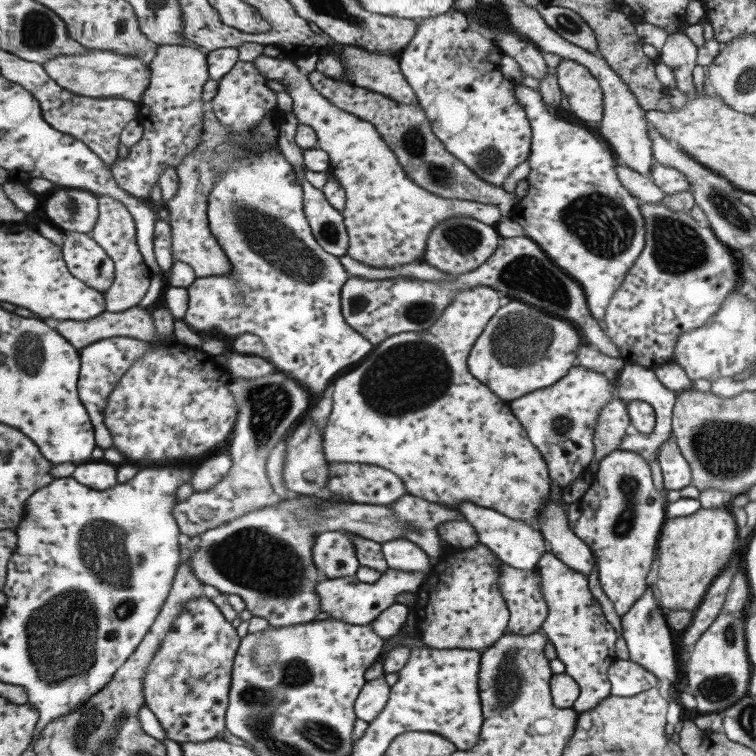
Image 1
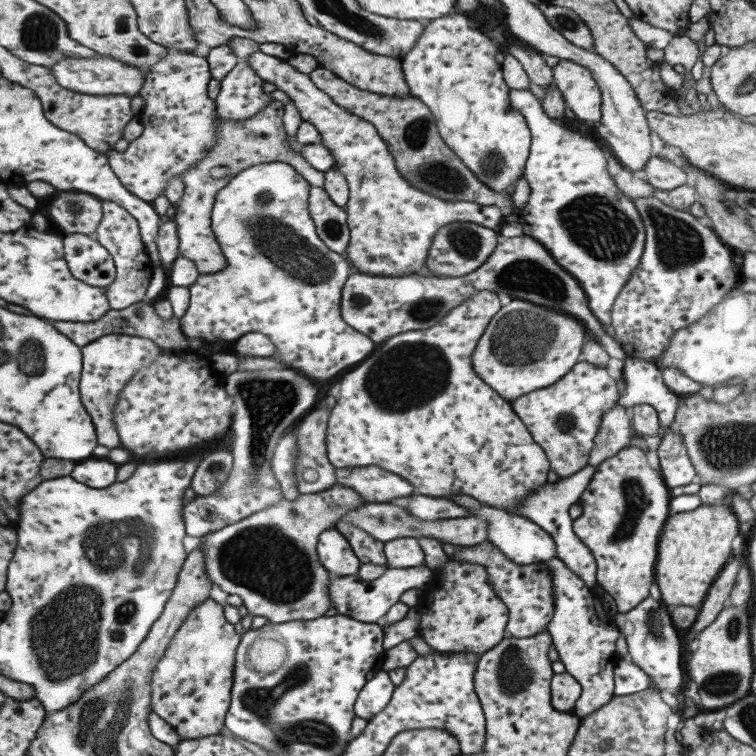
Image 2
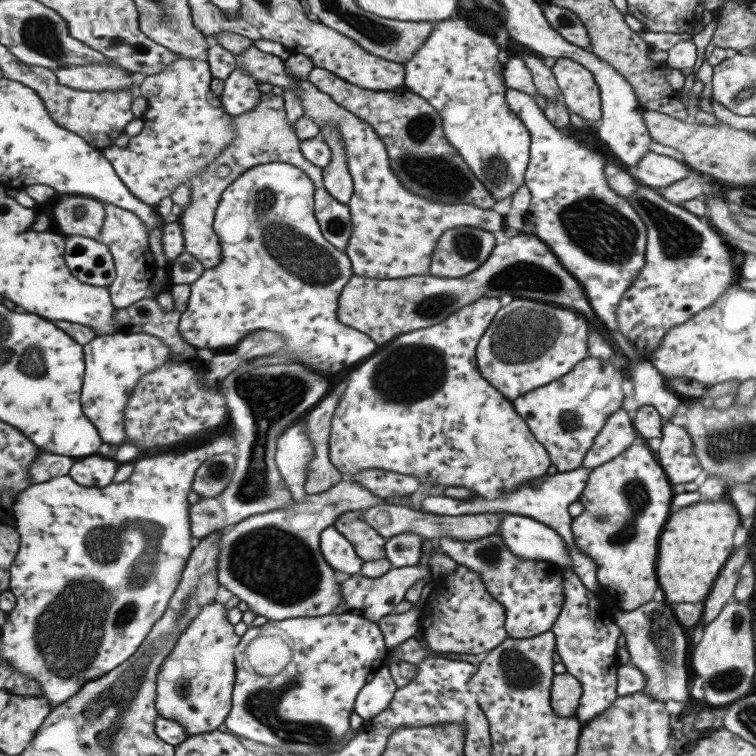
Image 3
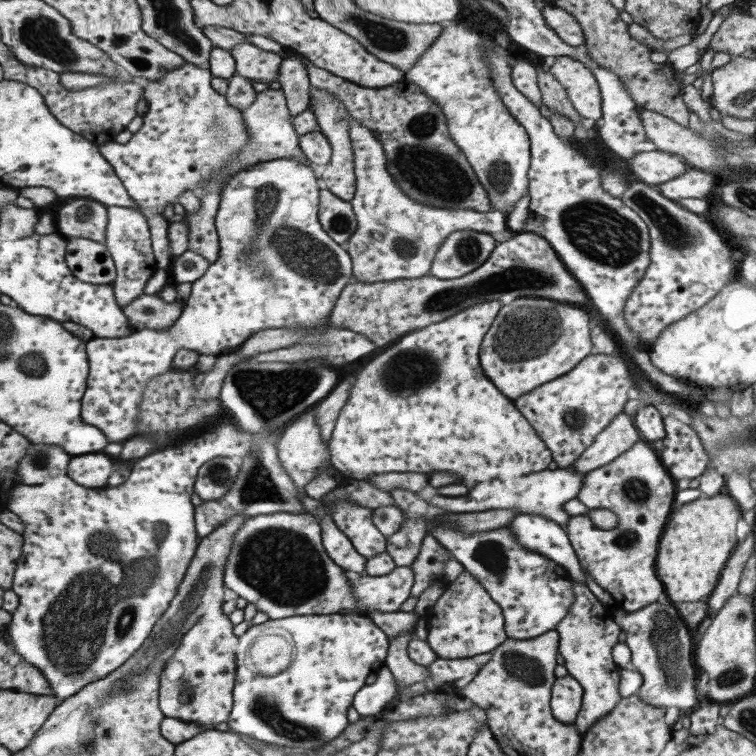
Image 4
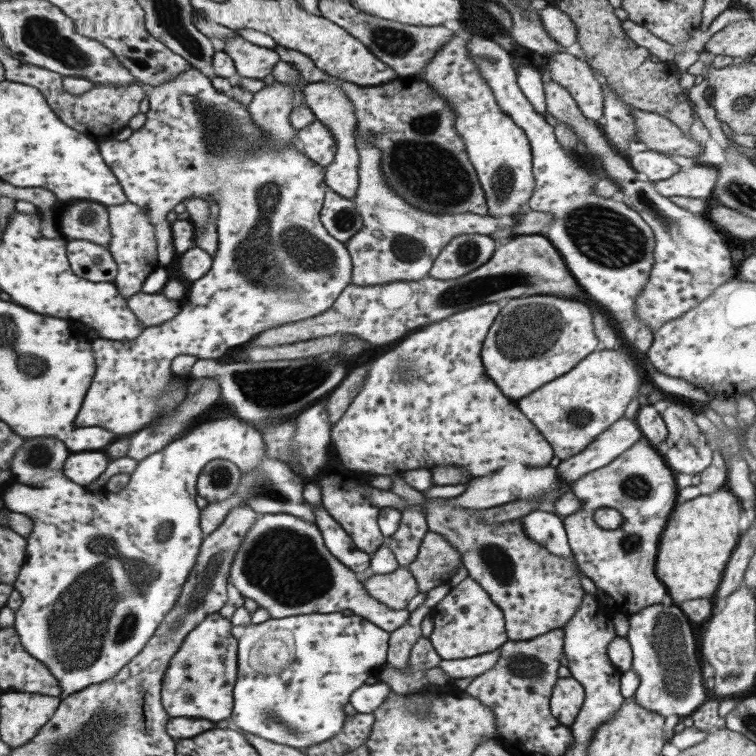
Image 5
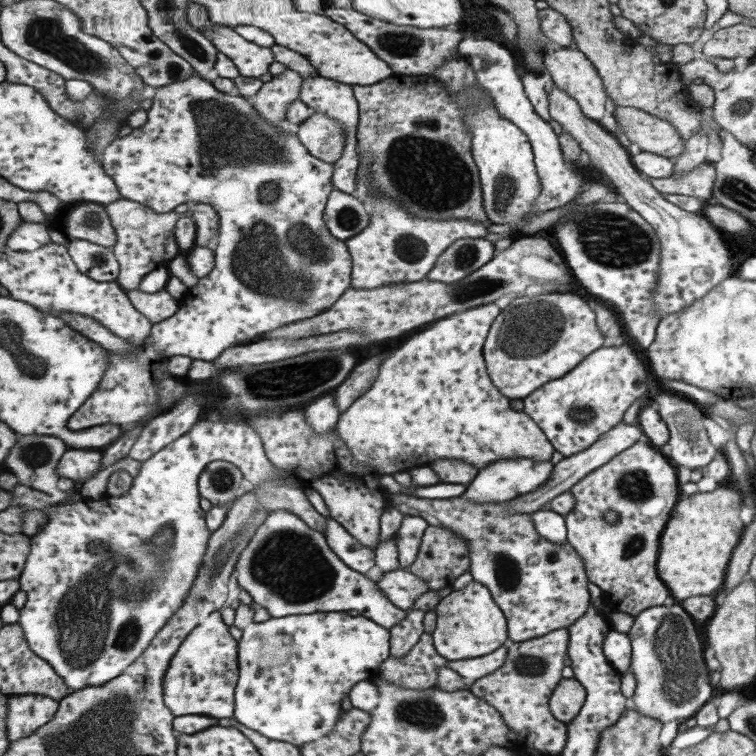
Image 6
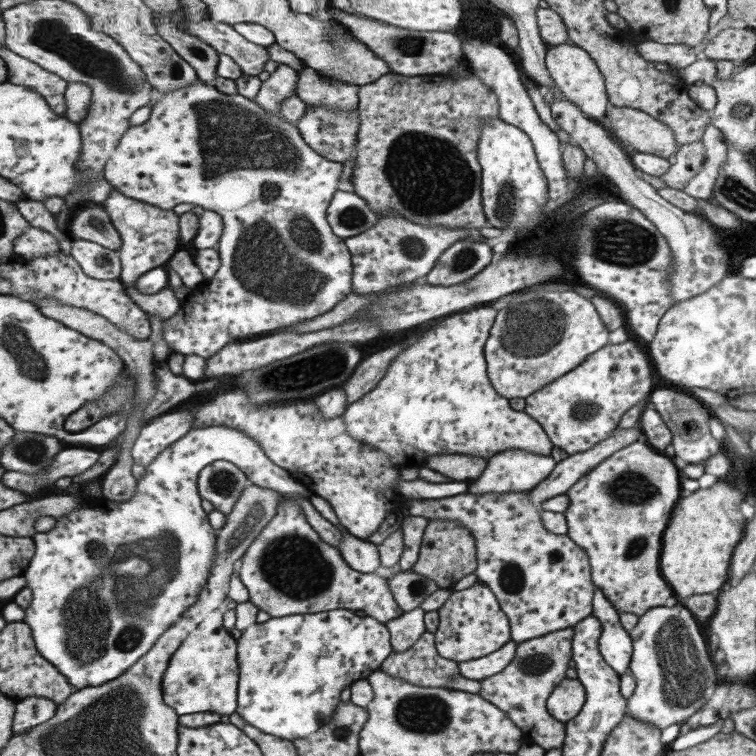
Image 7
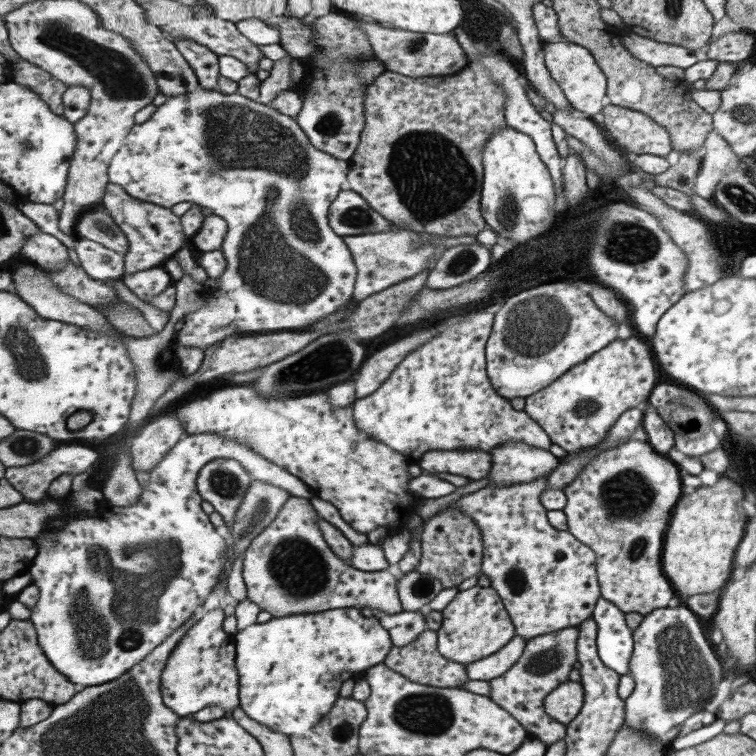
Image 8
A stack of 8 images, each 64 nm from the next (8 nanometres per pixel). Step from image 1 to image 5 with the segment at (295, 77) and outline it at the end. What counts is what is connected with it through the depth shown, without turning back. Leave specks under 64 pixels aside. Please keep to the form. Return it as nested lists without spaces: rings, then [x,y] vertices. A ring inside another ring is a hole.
[[[241,35],[229,38],[224,51],[235,61],[238,74],[245,78],[267,78],[281,61],[275,49],[253,44]],[[357,134],[357,148],[360,150],[360,187],[354,200],[361,216],[365,218],[363,228],[347,243],[349,253],[352,254],[354,263],[353,285],[377,286],[379,284],[396,283],[399,281],[419,281],[430,276],[432,268],[436,264],[441,252],[453,242],[453,239],[461,234],[492,235],[504,233],[508,230],[509,222],[501,217],[487,214],[465,212],[455,214],[439,214],[423,211],[413,206],[408,200],[392,188],[383,169],[383,151],[377,145],[369,141],[367,137]]]

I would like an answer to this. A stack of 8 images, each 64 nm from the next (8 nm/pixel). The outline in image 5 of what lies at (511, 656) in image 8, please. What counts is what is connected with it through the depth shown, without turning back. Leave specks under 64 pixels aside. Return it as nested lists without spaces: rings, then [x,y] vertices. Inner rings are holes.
[[[501,650],[485,653],[484,655],[473,656],[459,660],[441,661],[441,666],[437,667],[440,674],[445,674],[454,680],[475,680],[485,674],[491,667],[497,665],[501,657]]]

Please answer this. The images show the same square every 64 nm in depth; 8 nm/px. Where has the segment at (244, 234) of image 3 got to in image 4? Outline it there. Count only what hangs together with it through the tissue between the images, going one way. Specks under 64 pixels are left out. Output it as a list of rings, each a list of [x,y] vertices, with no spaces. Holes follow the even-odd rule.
[[[185,62],[179,69],[169,72],[165,77],[161,79],[155,79],[149,81],[145,88],[145,100],[148,103],[148,111],[144,116],[144,125],[139,132],[135,132],[131,137],[131,140],[127,144],[119,144],[119,142],[109,142],[105,146],[100,146],[100,150],[104,153],[105,158],[116,169],[117,176],[121,177],[124,181],[125,188],[128,189],[129,195],[133,197],[139,203],[140,210],[148,218],[148,222],[151,226],[151,234],[153,240],[153,250],[158,261],[158,267],[164,269],[166,265],[169,265],[175,259],[170,249],[169,240],[169,220],[163,216],[163,210],[165,206],[171,203],[175,205],[179,202],[181,195],[185,194],[185,191],[189,189],[197,192],[203,190],[203,187],[211,181],[211,179],[223,179],[225,181],[225,188],[221,192],[220,210],[216,218],[217,230],[220,233],[220,259],[208,268],[208,272],[195,283],[192,284],[191,296],[186,300],[184,310],[180,320],[168,330],[158,330],[145,328],[145,330],[135,330],[133,335],[127,335],[119,338],[101,338],[95,337],[88,342],[89,362],[91,362],[92,370],[88,377],[88,389],[85,392],[84,404],[82,407],[82,416],[85,422],[89,424],[97,424],[97,428],[100,428],[107,436],[109,436],[111,442],[124,442],[135,436],[137,429],[139,429],[139,422],[137,422],[137,415],[141,415],[141,401],[145,399],[145,391],[148,389],[149,380],[155,380],[156,376],[161,376],[165,372],[174,368],[174,359],[176,358],[177,351],[181,348],[187,348],[189,350],[195,350],[199,354],[206,354],[211,360],[221,355],[221,352],[225,352],[227,348],[235,348],[235,346],[243,346],[247,339],[251,338],[251,335],[255,335],[261,330],[279,329],[279,328],[295,328],[295,330],[301,330],[301,328],[313,328],[313,332],[309,335],[305,335],[305,339],[297,341],[296,344],[319,344],[323,346],[323,352],[321,356],[317,356],[318,360],[321,360],[323,364],[329,364],[333,368],[341,368],[345,364],[353,364],[369,354],[373,354],[377,350],[377,344],[371,341],[369,337],[362,335],[361,333],[349,330],[347,328],[337,328],[335,325],[331,325],[330,317],[333,310],[336,308],[337,301],[340,298],[340,294],[345,291],[349,284],[355,281],[354,277],[354,265],[352,257],[348,254],[347,248],[341,247],[337,244],[336,240],[333,240],[332,236],[324,229],[324,226],[320,222],[320,208],[321,208],[321,191],[324,187],[320,177],[317,176],[316,169],[313,165],[305,164],[304,161],[295,160],[295,158],[283,158],[279,160],[267,160],[259,162],[259,164],[253,164],[253,166],[247,166],[247,168],[241,168],[238,172],[235,172],[235,176],[226,176],[222,173],[227,172],[229,165],[237,159],[237,155],[241,154],[241,147],[245,147],[245,143],[249,143],[249,130],[245,126],[245,114],[244,110],[249,108],[257,100],[258,92],[253,87],[253,81],[250,78],[236,74],[233,78],[229,79],[229,90],[227,94],[219,93],[212,86],[212,70],[201,67],[201,65],[195,63]]]

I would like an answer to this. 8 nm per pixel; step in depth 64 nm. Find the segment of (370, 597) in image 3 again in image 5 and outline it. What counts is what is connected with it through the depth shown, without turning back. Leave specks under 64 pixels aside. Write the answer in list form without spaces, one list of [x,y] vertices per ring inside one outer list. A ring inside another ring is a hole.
[[[399,567],[389,574],[374,574],[365,582],[369,594],[393,610],[403,610],[421,592],[416,576],[408,567]]]

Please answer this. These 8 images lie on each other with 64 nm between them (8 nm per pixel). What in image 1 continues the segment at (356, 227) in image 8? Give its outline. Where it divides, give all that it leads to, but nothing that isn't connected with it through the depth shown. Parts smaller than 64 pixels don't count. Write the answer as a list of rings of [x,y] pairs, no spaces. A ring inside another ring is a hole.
[[[289,111],[283,115],[283,122],[281,126],[280,146],[286,159],[294,166],[297,175],[301,178],[301,184],[305,186],[305,212],[308,214],[309,224],[312,225],[313,232],[319,240],[320,246],[339,258],[348,255],[350,248],[350,238],[347,226],[345,224],[344,212],[333,208],[328,197],[325,196],[323,189],[315,188],[305,177],[304,149],[297,144],[297,129],[299,128],[299,118],[295,116],[294,111]]]

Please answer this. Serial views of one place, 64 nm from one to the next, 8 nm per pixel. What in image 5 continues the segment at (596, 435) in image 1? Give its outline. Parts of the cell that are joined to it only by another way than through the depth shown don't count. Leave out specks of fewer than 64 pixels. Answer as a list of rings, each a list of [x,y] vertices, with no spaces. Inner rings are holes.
[[[619,417],[607,430],[587,444],[579,455],[560,462],[557,468],[561,473],[561,479],[565,483],[573,484],[584,474],[609,464],[634,442],[642,439],[643,436],[634,419]]]

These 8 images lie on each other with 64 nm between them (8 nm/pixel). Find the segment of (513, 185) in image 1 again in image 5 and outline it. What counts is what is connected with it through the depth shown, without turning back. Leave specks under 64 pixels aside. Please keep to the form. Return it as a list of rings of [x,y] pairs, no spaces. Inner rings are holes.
[[[278,45],[281,61],[295,64],[307,82],[329,82],[345,90],[357,108],[358,132],[383,151],[381,169],[405,200],[431,213],[489,213],[488,197],[477,170],[469,158],[465,140],[457,132],[457,112],[431,84],[417,75],[399,76],[393,82],[372,87],[333,77],[319,68],[309,56]]]

